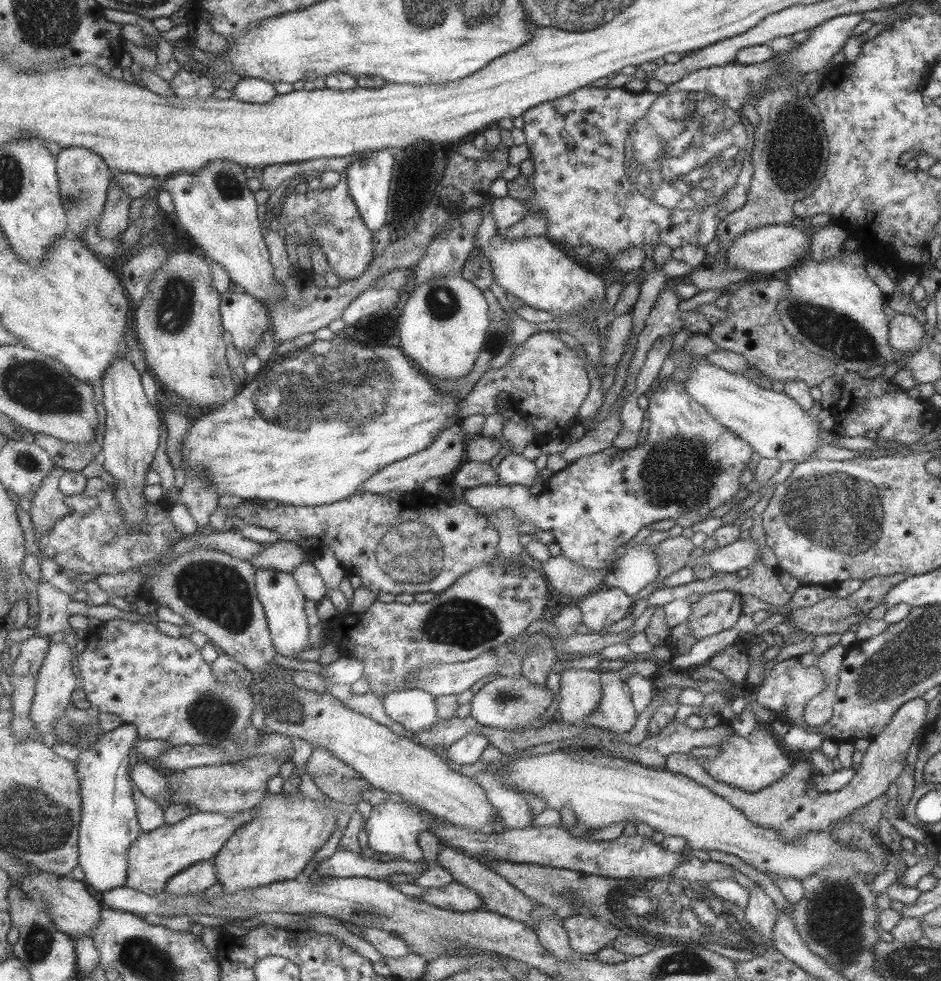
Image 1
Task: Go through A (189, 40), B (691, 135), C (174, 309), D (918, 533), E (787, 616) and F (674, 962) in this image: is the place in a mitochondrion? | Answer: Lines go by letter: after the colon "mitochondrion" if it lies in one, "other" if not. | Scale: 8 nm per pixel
A: other
B: mitochondrion
C: mitochondrion
D: other
E: other
F: mitochondrion

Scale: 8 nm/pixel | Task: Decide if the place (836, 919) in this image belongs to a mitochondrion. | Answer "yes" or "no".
yes

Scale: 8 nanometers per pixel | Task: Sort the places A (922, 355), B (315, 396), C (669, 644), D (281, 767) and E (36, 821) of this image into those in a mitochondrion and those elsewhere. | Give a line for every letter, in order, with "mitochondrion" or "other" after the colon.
A: other
B: mitochondrion
C: other
D: other
E: mitochondrion

